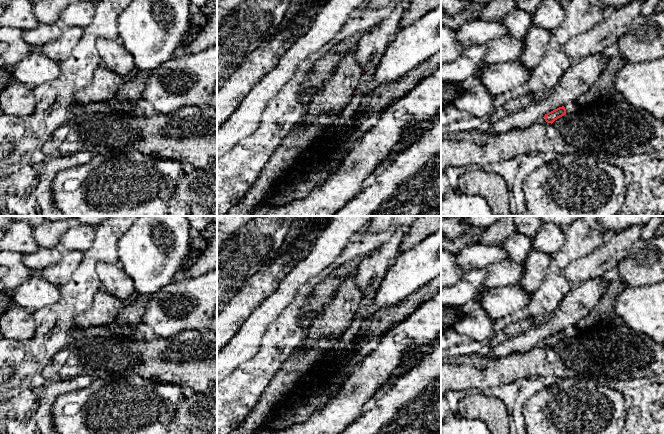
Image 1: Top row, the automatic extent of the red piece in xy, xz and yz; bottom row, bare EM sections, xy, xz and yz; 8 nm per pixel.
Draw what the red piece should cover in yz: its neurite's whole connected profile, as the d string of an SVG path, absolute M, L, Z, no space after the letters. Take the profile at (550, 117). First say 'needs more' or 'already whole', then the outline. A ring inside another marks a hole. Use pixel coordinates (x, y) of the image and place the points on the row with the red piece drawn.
needs more | M567 103L565 106L559 107L547 114L545 114L544 118L547 123L553 123L558 118L564 116L566 113L574 113L580 108L580 106L576 103Z

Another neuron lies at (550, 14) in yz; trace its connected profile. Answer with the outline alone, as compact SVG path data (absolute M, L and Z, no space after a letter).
M542 0L538 9L532 13L532 24L551 31L559 27L564 18L565 11L562 3L556 0Z

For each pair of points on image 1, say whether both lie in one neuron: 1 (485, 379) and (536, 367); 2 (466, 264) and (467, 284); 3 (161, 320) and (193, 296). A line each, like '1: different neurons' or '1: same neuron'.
1: same neuron
2: different neurons
3: same neuron

